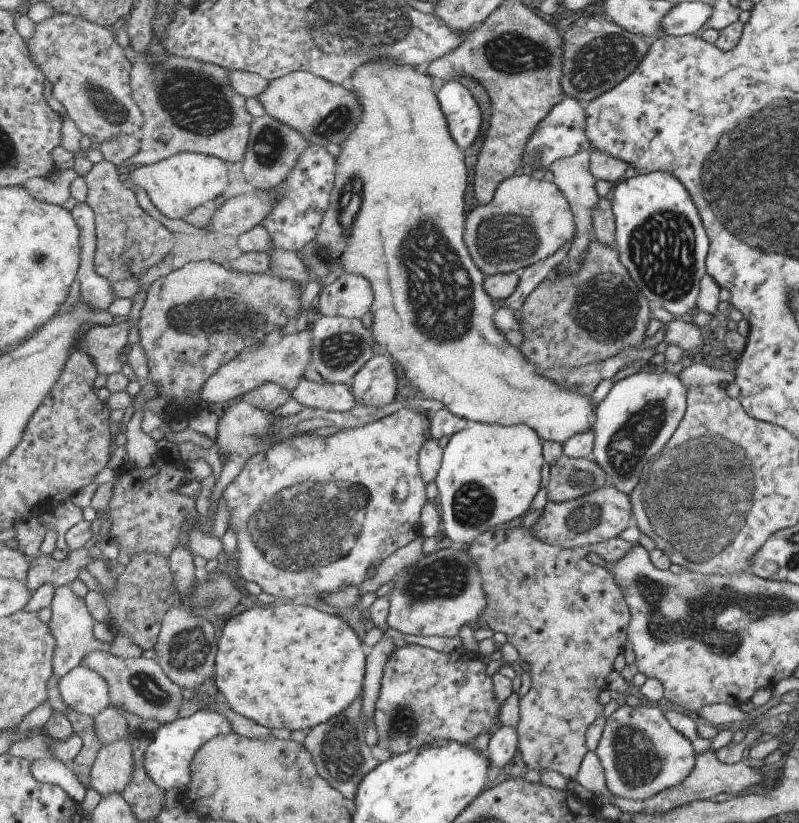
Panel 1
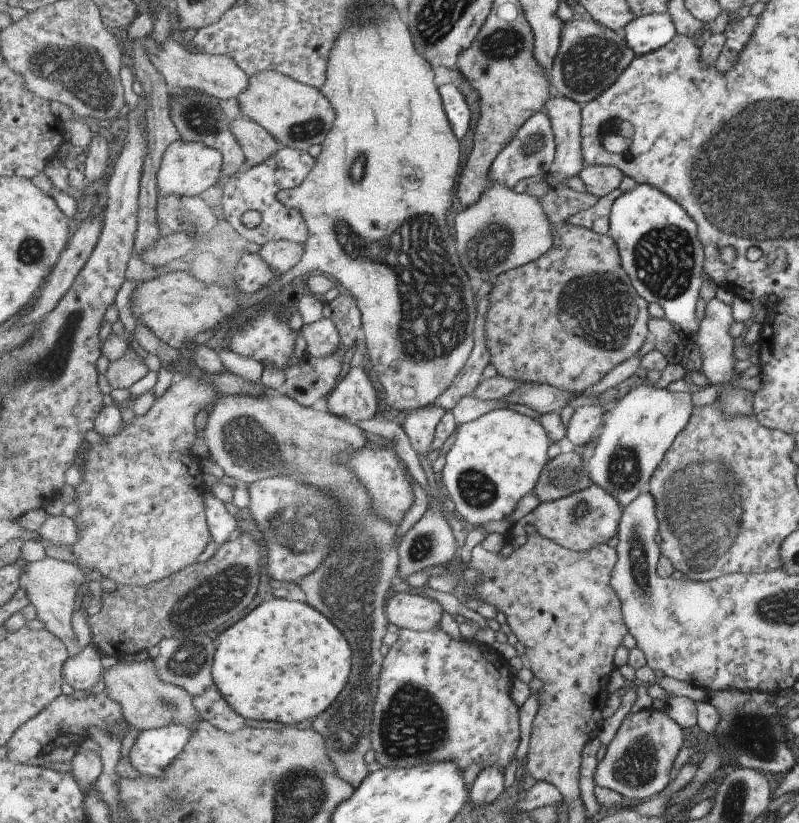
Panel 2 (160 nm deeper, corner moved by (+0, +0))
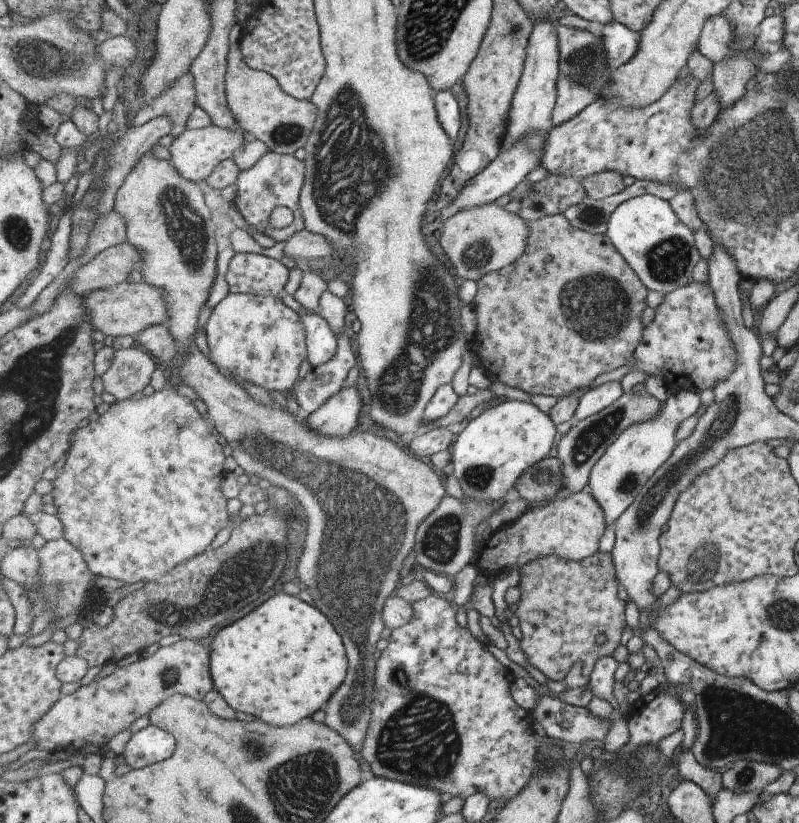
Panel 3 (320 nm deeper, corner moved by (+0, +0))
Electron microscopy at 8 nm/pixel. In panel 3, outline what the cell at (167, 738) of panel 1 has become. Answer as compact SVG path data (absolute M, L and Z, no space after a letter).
M150 724L131 737L121 754L132 769L142 769L171 758L176 746L177 740L172 733Z

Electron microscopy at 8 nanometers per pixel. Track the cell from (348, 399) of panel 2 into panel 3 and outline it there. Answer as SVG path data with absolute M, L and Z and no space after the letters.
M354 386L342 390L341 393L330 398L319 410L306 416L306 425L312 431L326 437L348 437L353 432L353 428L359 424L357 418L361 416L361 410L363 410L363 402Z

